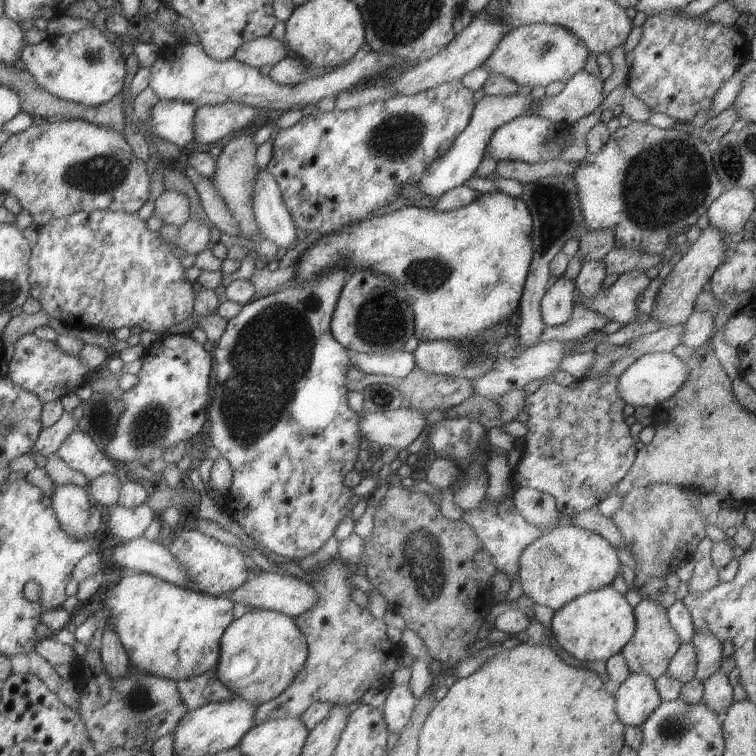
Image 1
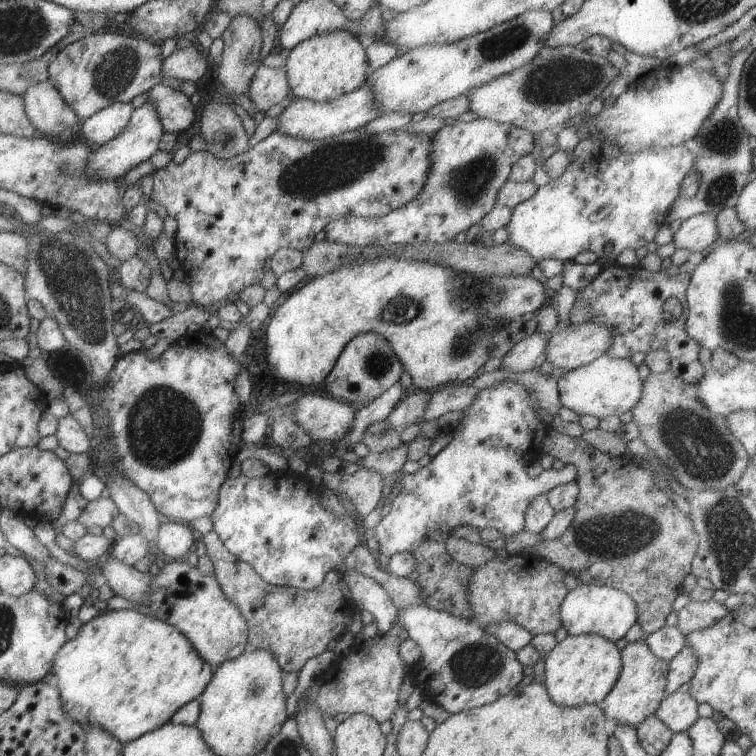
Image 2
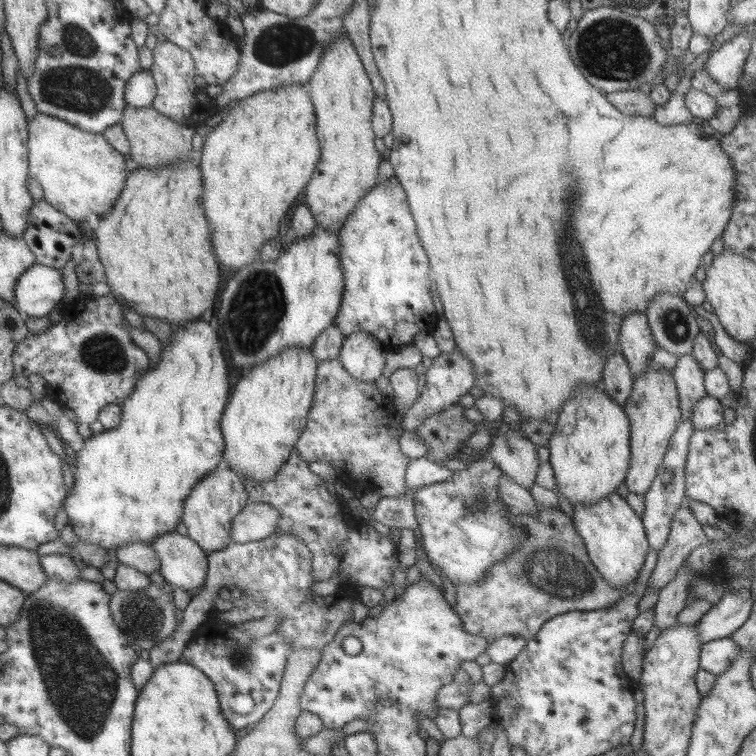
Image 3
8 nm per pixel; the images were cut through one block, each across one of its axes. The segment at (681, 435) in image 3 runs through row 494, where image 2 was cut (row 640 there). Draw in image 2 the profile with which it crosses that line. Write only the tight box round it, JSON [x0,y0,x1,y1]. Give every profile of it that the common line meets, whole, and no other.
[644,626,687,663]

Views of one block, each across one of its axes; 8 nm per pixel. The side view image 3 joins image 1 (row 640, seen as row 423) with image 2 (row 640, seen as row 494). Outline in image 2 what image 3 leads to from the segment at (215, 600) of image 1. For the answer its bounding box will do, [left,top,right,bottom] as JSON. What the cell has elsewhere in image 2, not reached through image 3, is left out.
[51,609,215,745]

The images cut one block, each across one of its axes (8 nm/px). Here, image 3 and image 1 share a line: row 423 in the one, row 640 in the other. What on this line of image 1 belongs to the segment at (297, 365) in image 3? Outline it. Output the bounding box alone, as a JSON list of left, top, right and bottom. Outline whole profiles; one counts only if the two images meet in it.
[217,608,308,706]

